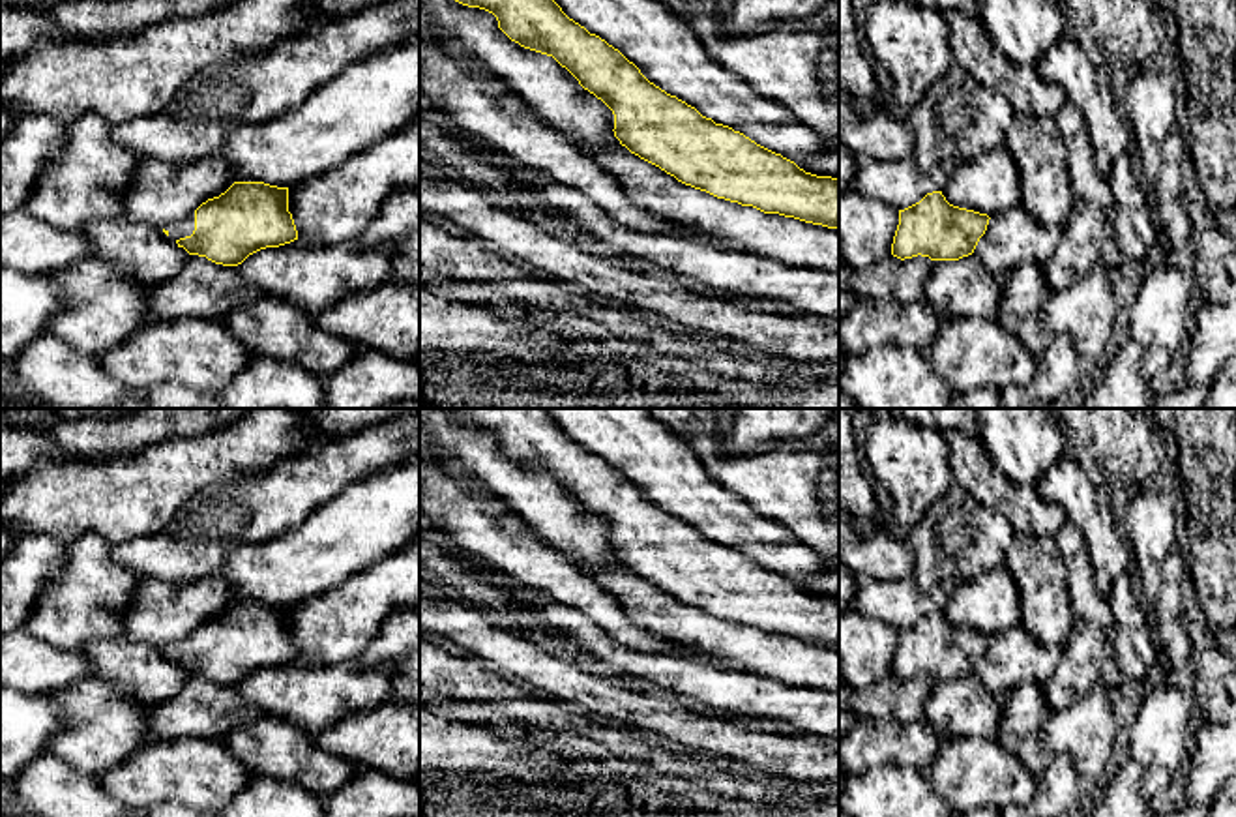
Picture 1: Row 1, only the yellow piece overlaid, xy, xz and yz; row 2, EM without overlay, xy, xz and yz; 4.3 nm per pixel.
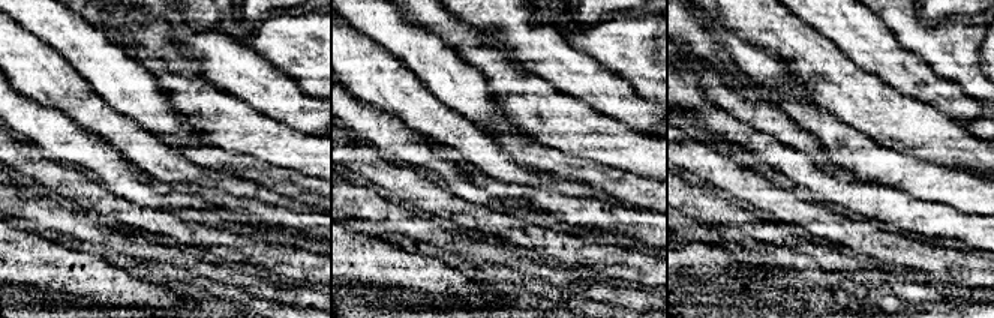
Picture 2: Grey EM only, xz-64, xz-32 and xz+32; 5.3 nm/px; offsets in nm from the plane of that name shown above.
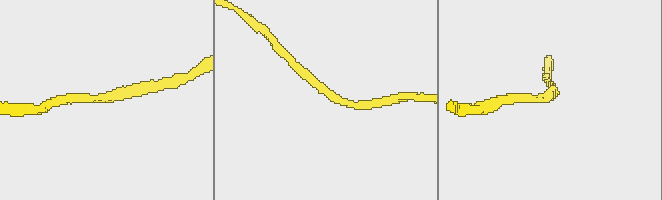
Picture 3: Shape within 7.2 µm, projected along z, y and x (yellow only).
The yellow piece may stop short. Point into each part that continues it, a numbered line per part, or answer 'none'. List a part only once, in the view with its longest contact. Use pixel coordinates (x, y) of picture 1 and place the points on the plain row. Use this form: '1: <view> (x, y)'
1: xy (186, 647)

